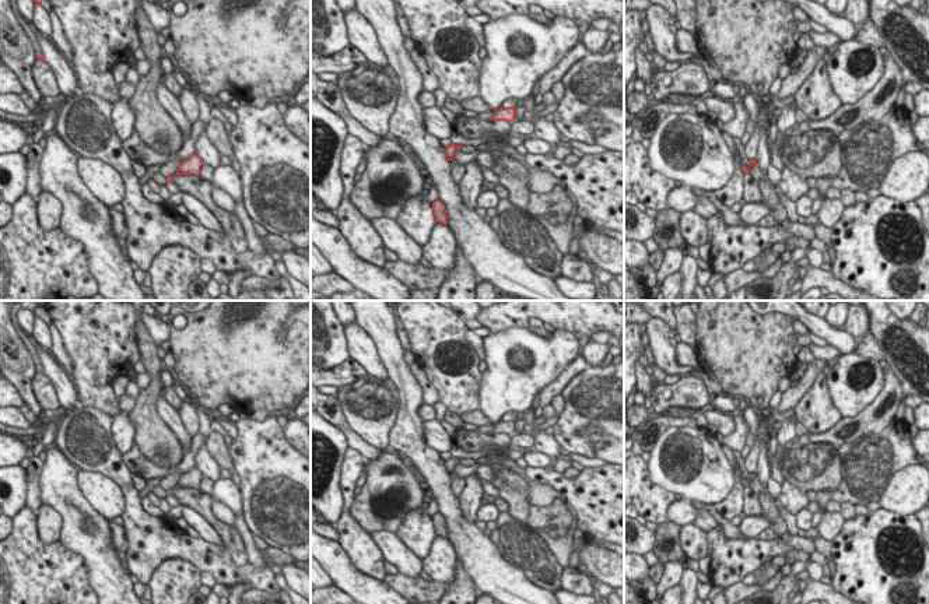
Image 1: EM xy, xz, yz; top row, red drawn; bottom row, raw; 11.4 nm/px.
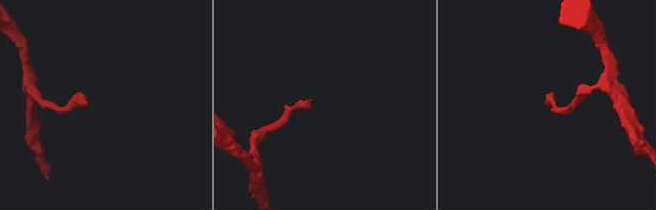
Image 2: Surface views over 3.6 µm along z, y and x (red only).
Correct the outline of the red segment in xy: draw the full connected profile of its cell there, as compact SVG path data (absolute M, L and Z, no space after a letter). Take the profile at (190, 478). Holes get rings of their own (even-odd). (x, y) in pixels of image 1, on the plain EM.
M192 467L190 470L187 470L186 473L183 473L178 482L176 487L178 488L200 488L200 480L203 478L203 473L199 471L196 467Z

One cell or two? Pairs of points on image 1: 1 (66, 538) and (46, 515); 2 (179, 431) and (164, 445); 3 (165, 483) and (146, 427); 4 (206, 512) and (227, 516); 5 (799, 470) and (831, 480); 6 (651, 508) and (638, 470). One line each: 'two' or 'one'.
1: two
2: two
3: two
4: two
5: one
6: one

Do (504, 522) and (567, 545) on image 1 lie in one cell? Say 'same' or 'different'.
different

